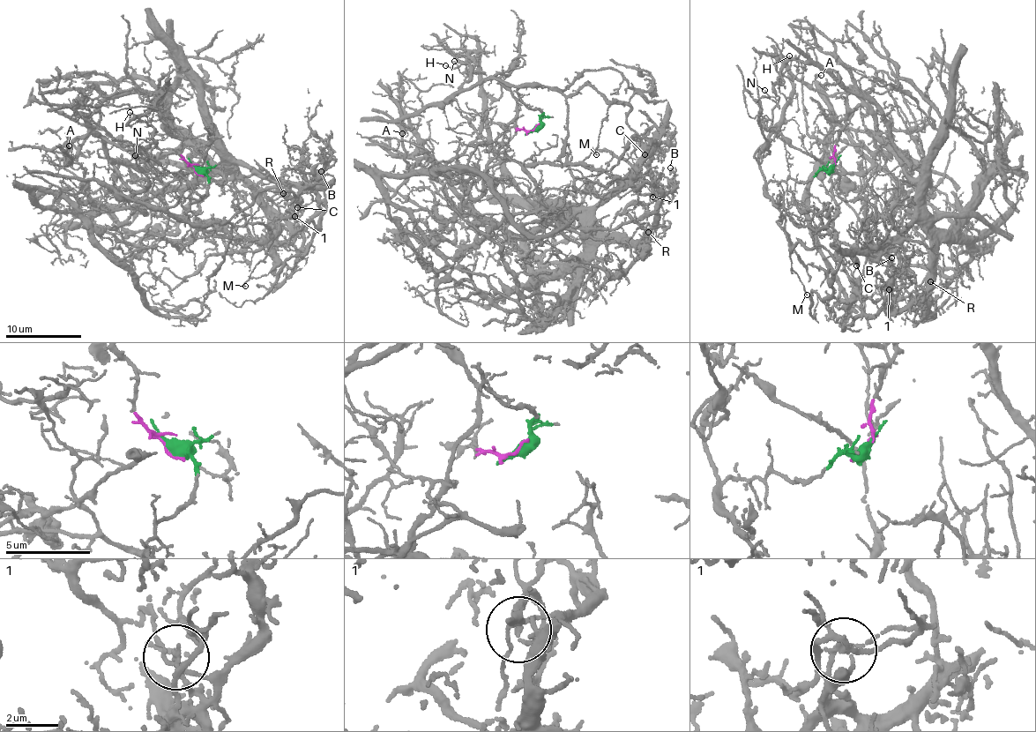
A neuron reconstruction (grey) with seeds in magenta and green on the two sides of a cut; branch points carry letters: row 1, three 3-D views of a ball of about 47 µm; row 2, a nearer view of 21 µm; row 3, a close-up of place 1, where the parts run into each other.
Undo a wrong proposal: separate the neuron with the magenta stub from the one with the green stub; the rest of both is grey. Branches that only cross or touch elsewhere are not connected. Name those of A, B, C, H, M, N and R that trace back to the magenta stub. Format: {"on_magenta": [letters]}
{"on_magenta": ["A", "B", "R"]}

